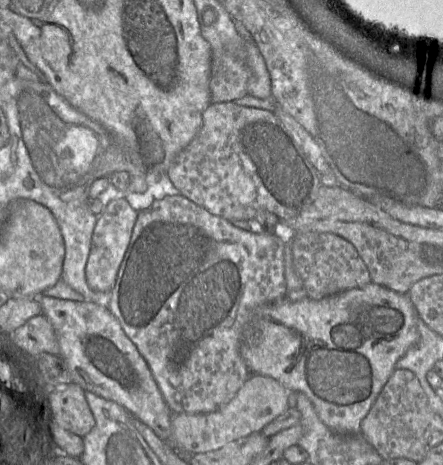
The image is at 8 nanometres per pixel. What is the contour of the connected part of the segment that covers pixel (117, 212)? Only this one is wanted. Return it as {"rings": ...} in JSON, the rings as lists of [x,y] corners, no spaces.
{"rings":[[[125,196],[111,200],[98,216],[85,269],[87,283],[93,290],[112,291],[137,218],[138,212],[131,207]]]}

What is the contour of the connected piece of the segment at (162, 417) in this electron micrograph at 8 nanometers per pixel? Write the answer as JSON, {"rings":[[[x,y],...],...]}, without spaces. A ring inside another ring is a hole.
{"rings":[[[46,295],[37,297],[42,313],[51,322],[72,383],[123,406],[170,443],[172,411],[165,402],[151,370],[108,308],[89,301],[71,301]]]}

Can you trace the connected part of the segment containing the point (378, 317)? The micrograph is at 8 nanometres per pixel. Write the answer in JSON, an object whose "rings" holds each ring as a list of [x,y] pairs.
{"rings":[[[370,282],[362,288],[347,290],[319,300],[309,298],[297,302],[281,300],[277,303],[266,304],[259,307],[243,330],[240,354],[251,374],[261,374],[272,377],[287,390],[304,393],[313,404],[320,420],[329,428],[329,430],[342,434],[360,434],[361,421],[368,414],[384,385],[396,369],[397,361],[409,348],[418,342],[418,319],[418,315],[408,294],[399,293],[379,284]]]}

